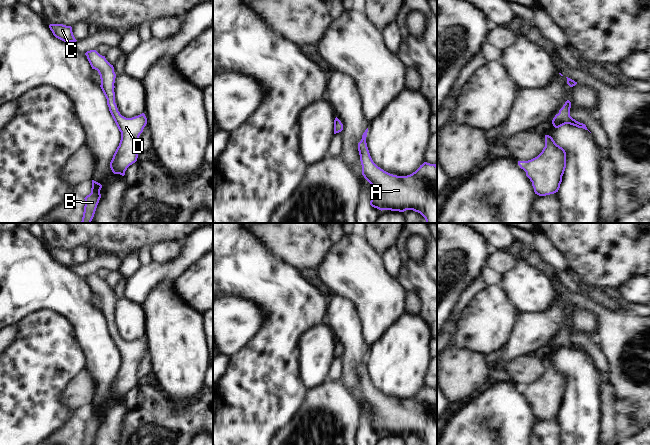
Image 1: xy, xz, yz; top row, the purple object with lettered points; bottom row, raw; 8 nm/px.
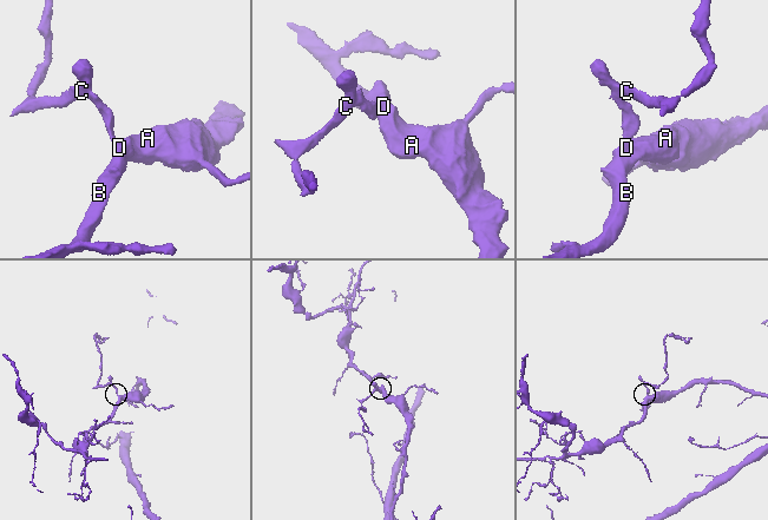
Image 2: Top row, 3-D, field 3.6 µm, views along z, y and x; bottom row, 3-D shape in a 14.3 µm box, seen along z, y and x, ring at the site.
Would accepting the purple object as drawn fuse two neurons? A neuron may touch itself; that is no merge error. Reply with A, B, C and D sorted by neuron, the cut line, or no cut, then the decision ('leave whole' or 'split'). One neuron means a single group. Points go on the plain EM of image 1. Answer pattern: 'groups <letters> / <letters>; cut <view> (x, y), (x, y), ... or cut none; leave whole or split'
groups A B C D; cut none; leave whole

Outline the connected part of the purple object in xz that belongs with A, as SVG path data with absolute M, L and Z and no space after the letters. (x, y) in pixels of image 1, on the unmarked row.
M368 352L358 367L358 375L362 389L362 399L374 413L370 429L381 435L404 436L413 434L420 437L426 445L437 445L437 389L424 386L410 399L397 400L390 398L373 386L366 367L367 356Z

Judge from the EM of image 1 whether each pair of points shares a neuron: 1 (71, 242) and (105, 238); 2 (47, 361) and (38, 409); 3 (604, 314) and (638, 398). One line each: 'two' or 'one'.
1: one
2: one
3: one

